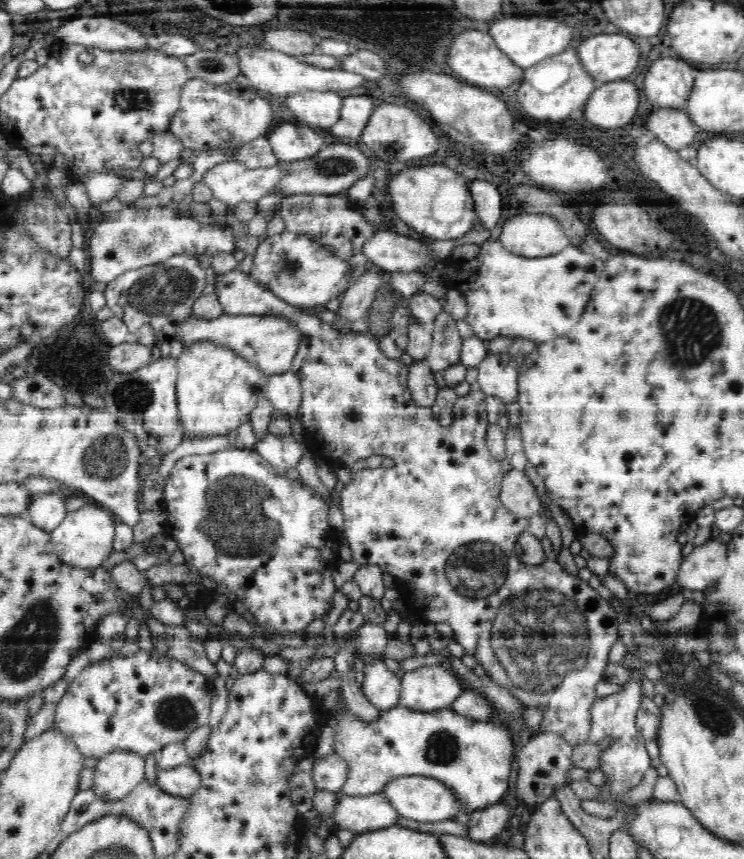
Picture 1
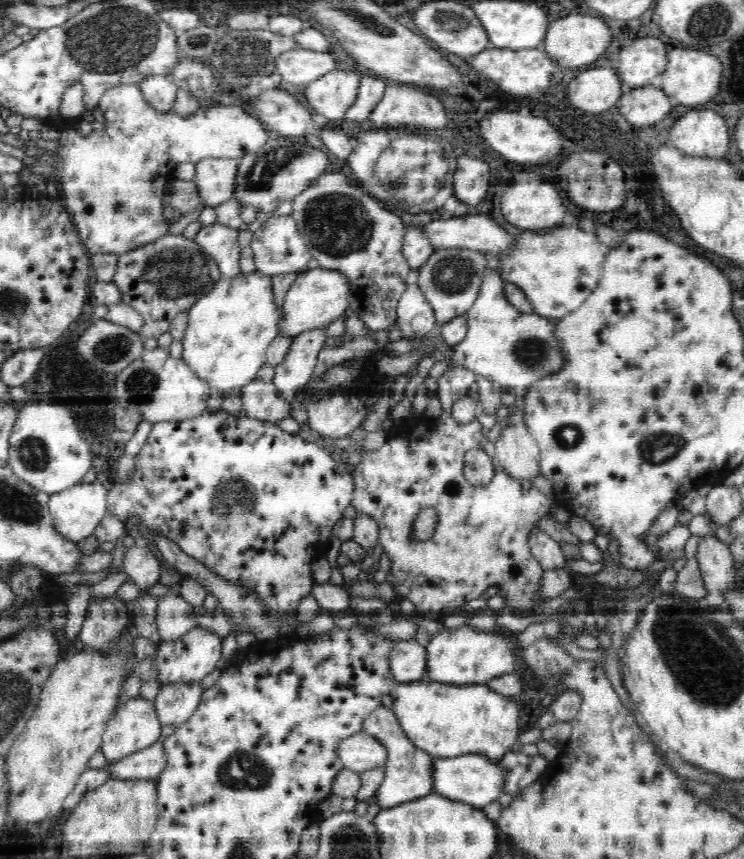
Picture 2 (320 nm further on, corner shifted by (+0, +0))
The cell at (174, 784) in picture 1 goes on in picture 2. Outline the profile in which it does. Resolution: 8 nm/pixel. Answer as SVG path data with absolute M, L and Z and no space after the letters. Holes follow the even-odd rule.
M160 741L129 755L107 766L111 778L118 781L140 779L154 779L156 781L166 768L166 755Z

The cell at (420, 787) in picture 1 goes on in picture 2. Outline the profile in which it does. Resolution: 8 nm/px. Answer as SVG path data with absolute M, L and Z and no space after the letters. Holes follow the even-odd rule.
M470 754L458 756L458 758L435 758L432 771L432 781L434 781L432 791L436 791L446 799L462 801L462 803L482 809L500 798L504 776L506 776L506 771L501 768L501 762L491 762L482 754Z

